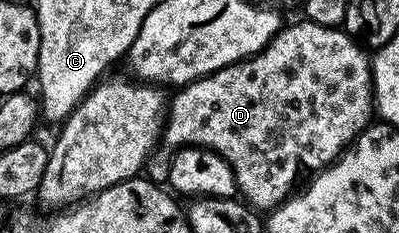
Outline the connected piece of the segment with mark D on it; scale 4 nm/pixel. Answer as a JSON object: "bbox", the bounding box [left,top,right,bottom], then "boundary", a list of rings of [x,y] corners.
{"bbox":[160,19,376,211],"boundary":[[[299,19],[295,25],[287,24],[283,27],[255,57],[245,61],[237,61],[220,71],[216,71],[212,75],[193,81],[190,85],[183,85],[175,93],[178,94],[175,97],[171,96],[168,101],[166,123],[160,138],[161,144],[163,146],[167,145],[170,151],[177,151],[183,147],[197,147],[210,149],[214,153],[220,154],[228,163],[228,167],[232,167],[241,196],[258,211],[263,211],[262,209],[273,211],[287,197],[291,196],[292,190],[295,188],[295,186],[293,187],[294,180],[302,173],[302,165],[306,169],[321,171],[326,166],[334,164],[349,149],[350,144],[372,124],[376,117],[374,70],[367,50],[341,28],[324,27],[320,23],[312,23],[305,19]]]}

